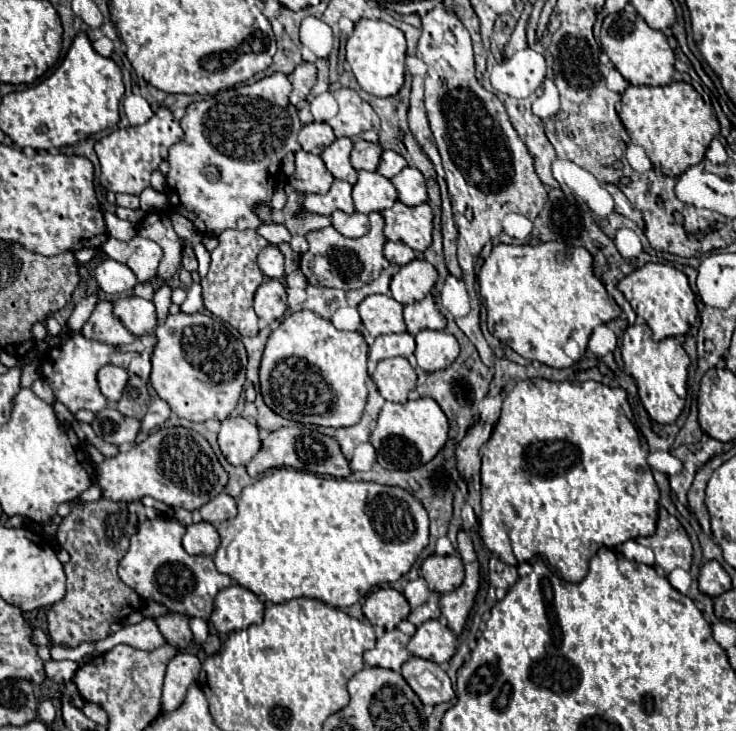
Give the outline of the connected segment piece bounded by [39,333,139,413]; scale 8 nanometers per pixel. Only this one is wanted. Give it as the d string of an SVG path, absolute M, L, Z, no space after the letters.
M81 333L73 335L67 343L53 347L45 353L41 361L41 375L43 379L51 385L53 395L57 401L61 401L71 413L77 413L79 409L91 409L91 411L101 411L105 409L107 401L99 393L97 385L97 369L107 364L114 364L124 369L128 369L131 360L137 357L138 353L120 353L113 345L103 344L99 341L89 341Z

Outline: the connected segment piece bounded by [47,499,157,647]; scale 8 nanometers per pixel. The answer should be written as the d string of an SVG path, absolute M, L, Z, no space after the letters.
M99 499L99 501L87 503L87 505L77 505L71 509L71 513L67 517L63 517L63 521L57 529L57 541L71 555L71 561L65 565L67 595L63 601L55 603L47 613L49 637L53 643L65 645L65 647L77 647L81 643L101 641L111 633L113 623L123 623L131 613L143 609L145 601L131 587L125 587L125 583L121 583L121 579L117 575L117 565L129 549L129 539L135 533L137 523L145 517L153 519L153 517L157 517L157 511L155 509L141 511L135 503L117 503L117 501L107 501L107 499Z

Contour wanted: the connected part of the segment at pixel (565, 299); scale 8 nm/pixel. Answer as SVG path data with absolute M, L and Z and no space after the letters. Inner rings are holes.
M555 241L541 245L495 245L479 271L479 293L485 299L489 331L521 357L545 363L553 369L573 365L563 351L569 339L577 341L581 353L585 353L593 329L619 317L621 311L615 303L611 303L605 285L593 273L593 255L585 247L569 247Z

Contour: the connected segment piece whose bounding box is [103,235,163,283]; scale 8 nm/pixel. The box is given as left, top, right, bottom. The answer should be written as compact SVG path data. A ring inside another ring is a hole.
M135 235L127 243L109 237L103 243L103 251L107 253L107 257L127 265L141 283L157 277L157 265L163 257L161 247L157 243L153 243L151 239L145 239L141 235Z

